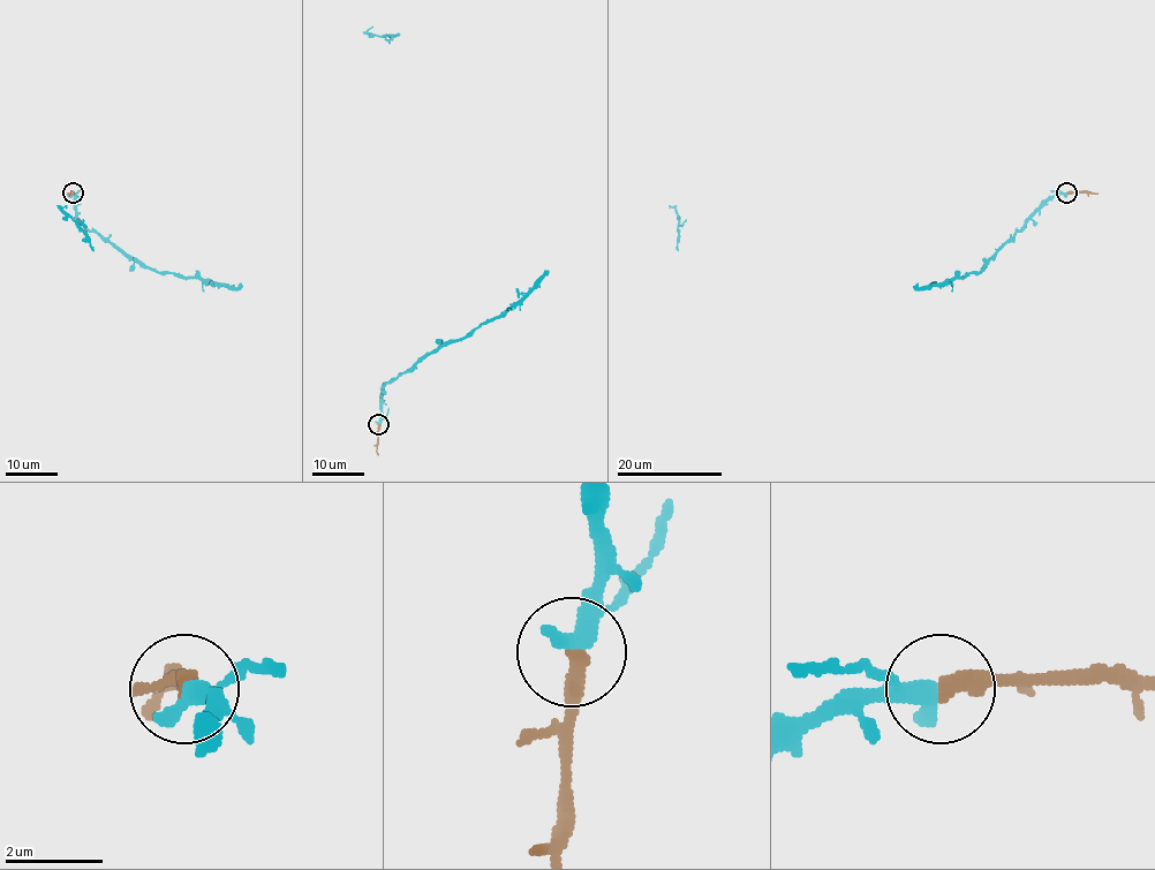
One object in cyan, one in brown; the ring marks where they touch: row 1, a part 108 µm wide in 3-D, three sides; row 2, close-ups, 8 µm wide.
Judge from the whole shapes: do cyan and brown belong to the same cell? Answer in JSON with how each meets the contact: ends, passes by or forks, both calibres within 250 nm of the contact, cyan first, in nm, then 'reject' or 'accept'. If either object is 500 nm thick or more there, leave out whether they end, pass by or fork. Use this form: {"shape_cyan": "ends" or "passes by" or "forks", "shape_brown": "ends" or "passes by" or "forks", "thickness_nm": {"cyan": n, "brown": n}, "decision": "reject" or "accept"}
{"shape_cyan": "passes by", "shape_brown": "ends", "thickness_nm": {"cyan": 360, "brown": 380}, "decision": "accept"}

